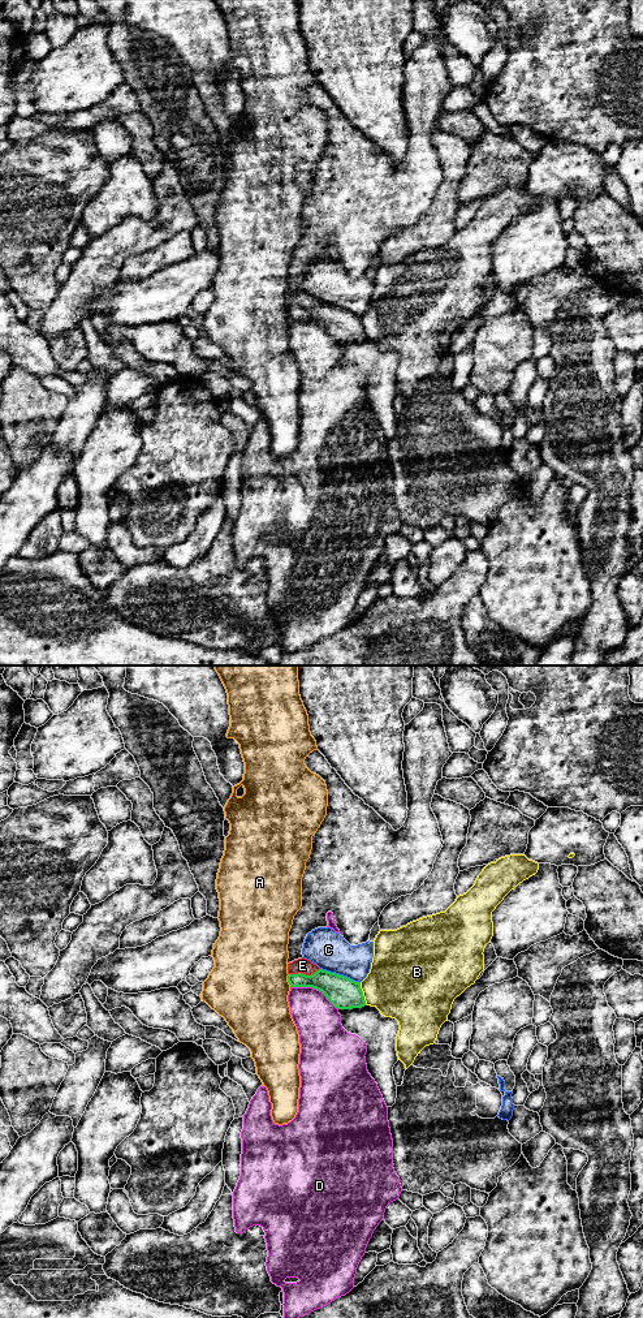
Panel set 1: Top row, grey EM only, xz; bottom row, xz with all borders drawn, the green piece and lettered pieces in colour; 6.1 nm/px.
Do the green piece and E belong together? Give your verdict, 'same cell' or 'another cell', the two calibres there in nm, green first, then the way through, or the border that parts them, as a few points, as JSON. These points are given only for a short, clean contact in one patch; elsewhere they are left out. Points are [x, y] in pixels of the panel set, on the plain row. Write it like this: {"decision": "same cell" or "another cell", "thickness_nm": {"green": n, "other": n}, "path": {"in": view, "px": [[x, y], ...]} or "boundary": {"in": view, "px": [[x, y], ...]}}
{"decision": "same cell", "thickness_nm": {"green": 180, "other": 100}, "path": {"in": "xz", "px": [[340, 323], [322, 313], [303, 308], [302, 298]]}}

